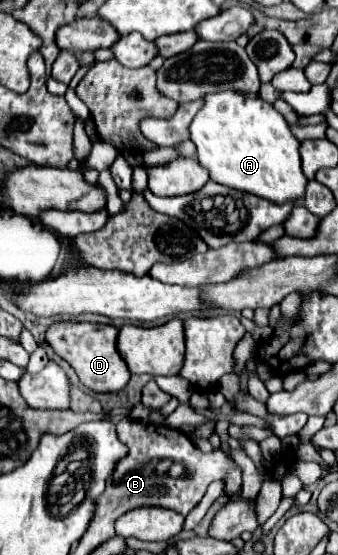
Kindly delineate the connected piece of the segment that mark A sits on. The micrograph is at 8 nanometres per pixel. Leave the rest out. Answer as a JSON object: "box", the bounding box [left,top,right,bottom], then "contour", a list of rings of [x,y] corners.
{"box":[190,90,308,204],"contour":[[[236,90],[206,94],[202,102],[204,106],[200,108],[200,112],[190,124],[190,140],[198,148],[200,166],[210,170],[210,178],[214,182],[242,190],[242,192],[252,192],[260,198],[266,198],[278,204],[284,204],[286,200],[298,200],[304,196],[304,188],[308,180],[300,168],[300,154],[298,154],[300,142],[290,132],[290,126],[284,120],[284,116],[272,104],[268,104],[258,96],[248,96]]]}

